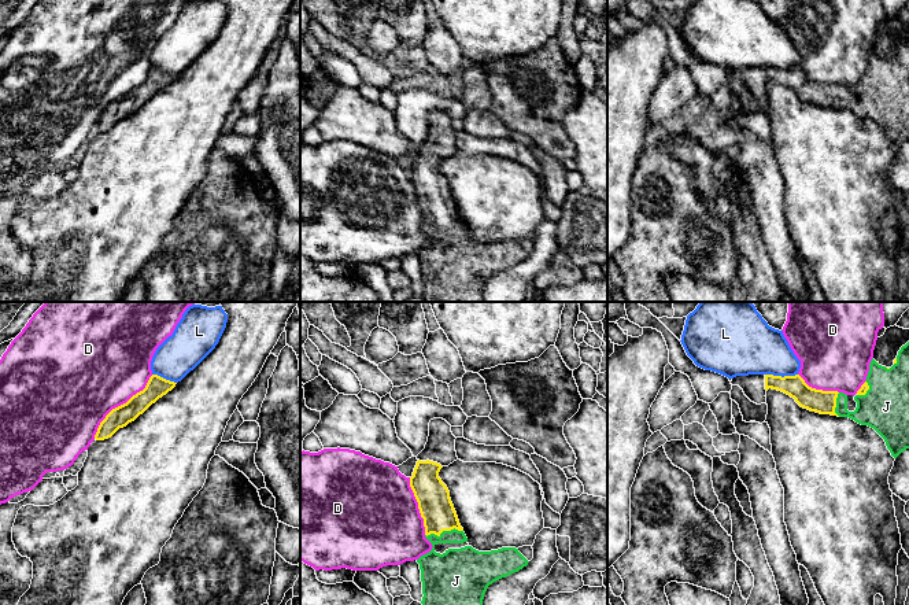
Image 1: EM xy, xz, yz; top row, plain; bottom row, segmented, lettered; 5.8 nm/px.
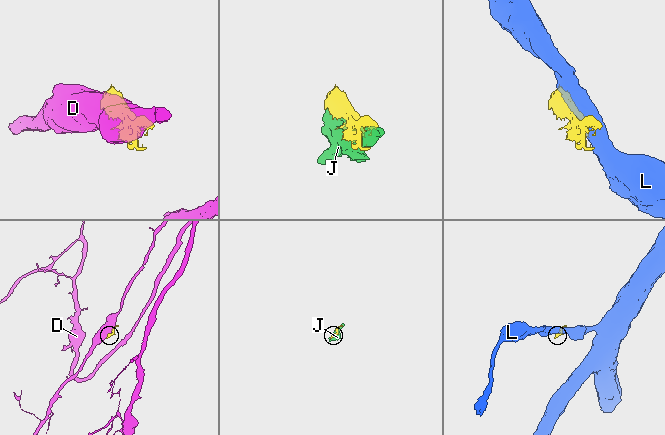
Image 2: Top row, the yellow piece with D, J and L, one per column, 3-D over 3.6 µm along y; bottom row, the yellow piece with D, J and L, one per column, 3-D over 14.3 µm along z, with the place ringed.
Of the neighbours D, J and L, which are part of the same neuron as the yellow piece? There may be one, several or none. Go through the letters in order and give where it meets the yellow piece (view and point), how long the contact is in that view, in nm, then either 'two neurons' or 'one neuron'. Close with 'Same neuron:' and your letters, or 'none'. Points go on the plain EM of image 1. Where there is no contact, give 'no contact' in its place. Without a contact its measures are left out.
D: contact xy (121, 98); length 500 nm; two neurons
J: contact xz (443, 222); length 220 nm; one neuron
L: contact yz (780, 69); length 190 nm; two neurons
Same neuron: J

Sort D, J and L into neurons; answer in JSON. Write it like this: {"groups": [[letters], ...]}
{"groups": [["D"], ["J"], ["L"]]}

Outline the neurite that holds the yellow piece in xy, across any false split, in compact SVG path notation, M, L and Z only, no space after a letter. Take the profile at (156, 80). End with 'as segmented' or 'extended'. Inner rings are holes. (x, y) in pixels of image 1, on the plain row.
M152 67L145 81L133 88L126 96L112 102L100 115L95 128L96 133L111 130L119 121L126 119L143 107L152 96L166 88L177 75Z; as segmented

